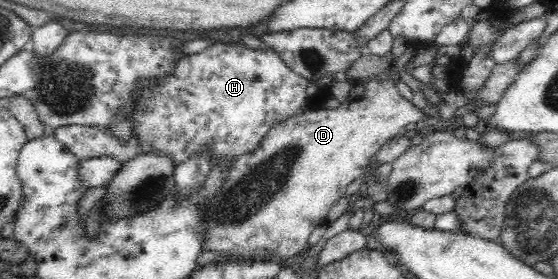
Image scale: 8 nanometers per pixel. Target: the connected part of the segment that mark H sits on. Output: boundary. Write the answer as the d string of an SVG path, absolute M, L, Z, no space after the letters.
M211 45L195 55L182 56L175 61L171 74L159 78L140 78L131 91L131 105L119 109L117 114L129 118L129 137L118 139L106 125L63 125L54 136L71 150L77 161L111 157L121 163L147 154L161 154L171 160L173 167L190 160L193 156L207 154L209 166L225 162L225 167L239 156L253 152L270 129L286 119L302 114L308 107L305 89L309 83L287 68L287 65L271 48L262 51L238 45Z

